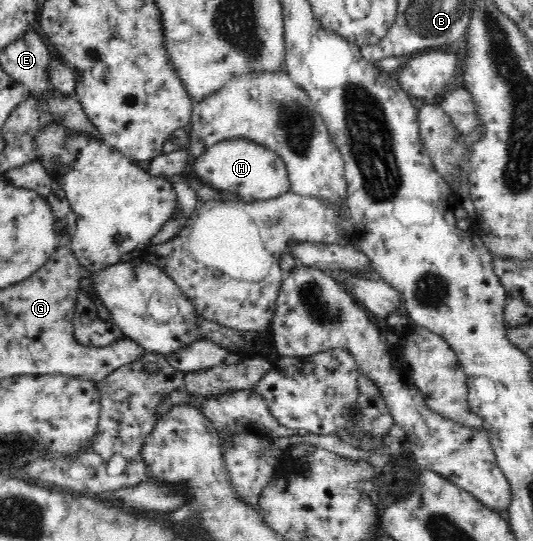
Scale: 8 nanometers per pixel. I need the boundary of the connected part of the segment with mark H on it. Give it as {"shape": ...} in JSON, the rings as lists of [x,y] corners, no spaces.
{"shape":[[[246,138],[222,140],[206,153],[200,154],[194,163],[194,172],[198,179],[217,190],[234,192],[243,202],[268,200],[290,191],[290,179],[286,163],[274,150]]]}

